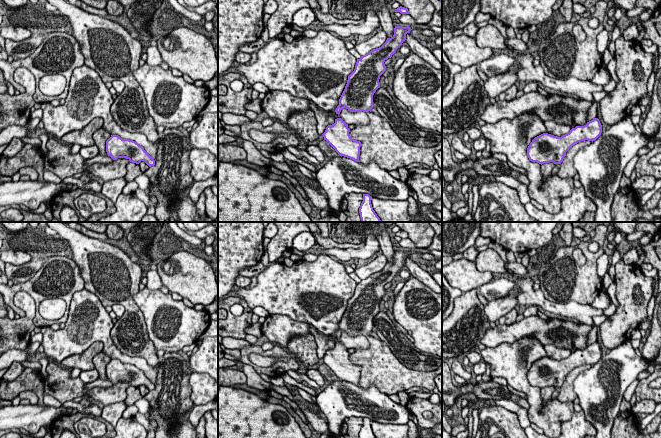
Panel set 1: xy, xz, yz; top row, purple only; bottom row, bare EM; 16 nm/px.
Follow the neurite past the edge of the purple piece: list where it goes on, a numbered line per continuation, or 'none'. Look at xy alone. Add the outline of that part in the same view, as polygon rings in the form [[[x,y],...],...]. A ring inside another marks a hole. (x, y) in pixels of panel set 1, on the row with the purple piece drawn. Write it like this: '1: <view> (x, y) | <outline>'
none

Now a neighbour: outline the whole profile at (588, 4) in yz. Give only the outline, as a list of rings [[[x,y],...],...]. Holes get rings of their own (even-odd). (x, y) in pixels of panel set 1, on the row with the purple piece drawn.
[[[572,0],[573,4],[580,3],[585,6],[588,10],[595,6],[599,1],[609,2],[609,0]]]

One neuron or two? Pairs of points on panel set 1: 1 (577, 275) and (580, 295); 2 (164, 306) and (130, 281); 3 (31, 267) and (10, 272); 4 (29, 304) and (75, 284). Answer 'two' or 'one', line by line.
1: one
2: two
3: one
4: two

